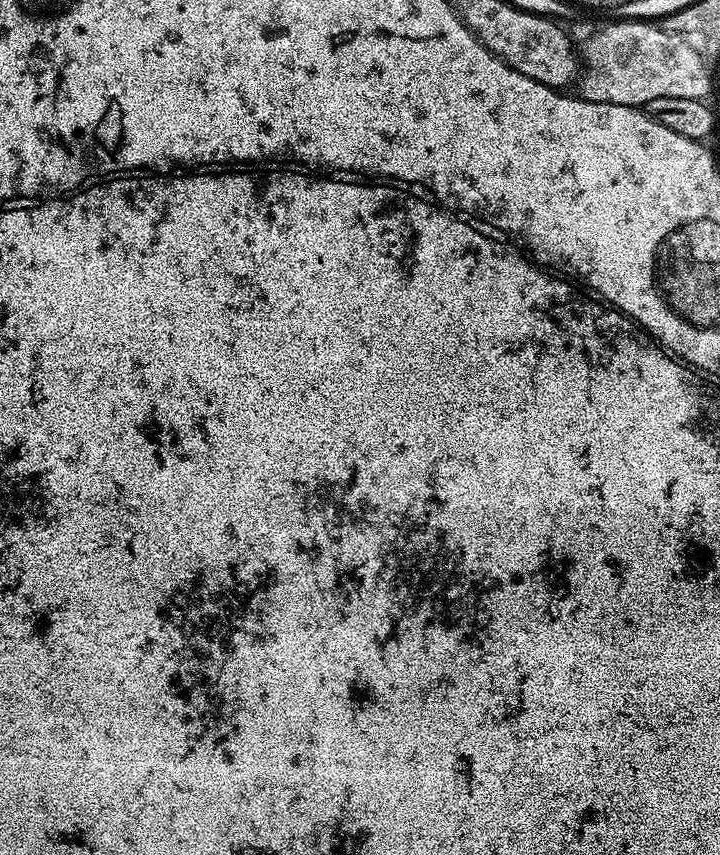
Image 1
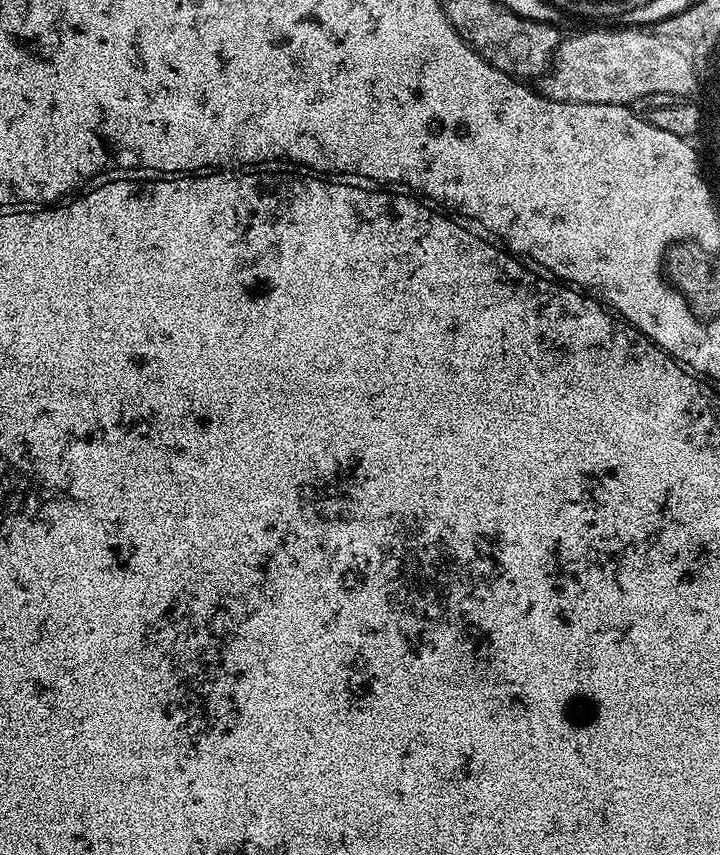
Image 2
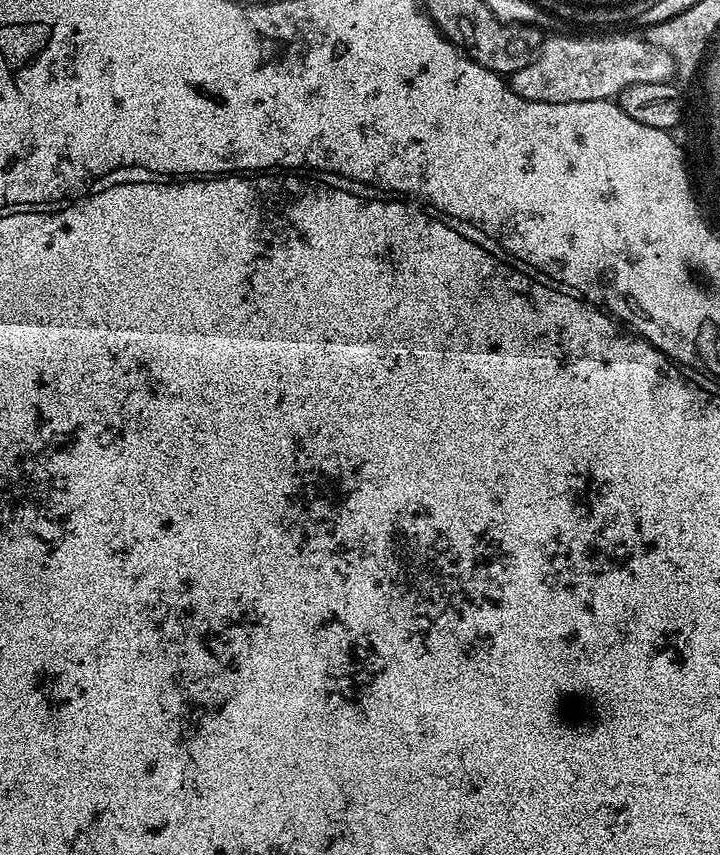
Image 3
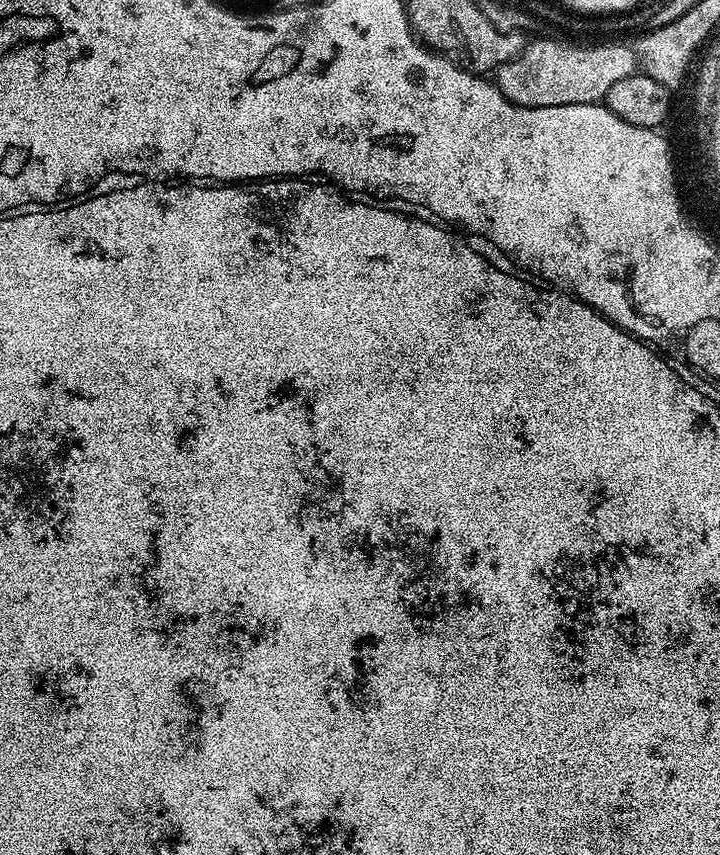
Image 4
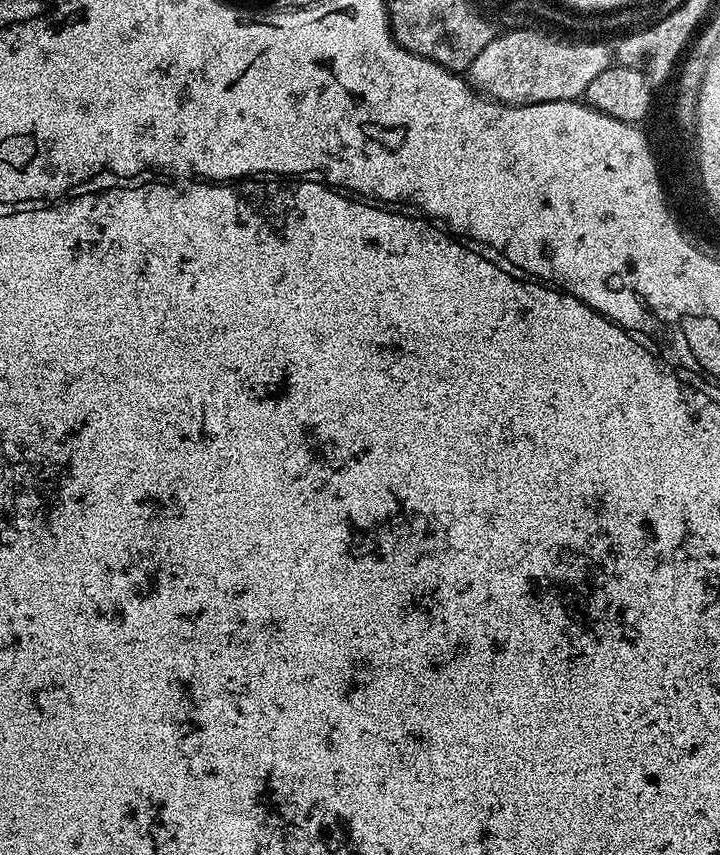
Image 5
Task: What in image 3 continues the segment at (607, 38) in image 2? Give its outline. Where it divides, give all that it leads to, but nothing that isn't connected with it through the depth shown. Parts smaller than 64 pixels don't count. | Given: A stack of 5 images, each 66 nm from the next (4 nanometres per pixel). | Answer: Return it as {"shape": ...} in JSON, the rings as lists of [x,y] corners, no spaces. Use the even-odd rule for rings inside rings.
{"shape":[[[553,34],[541,43],[540,51],[525,68],[511,73],[510,83],[518,95],[530,102],[612,100],[635,85],[630,78],[636,78],[636,74],[628,72],[628,68],[608,68],[606,54],[600,54],[596,46],[576,46],[576,34]]]}

